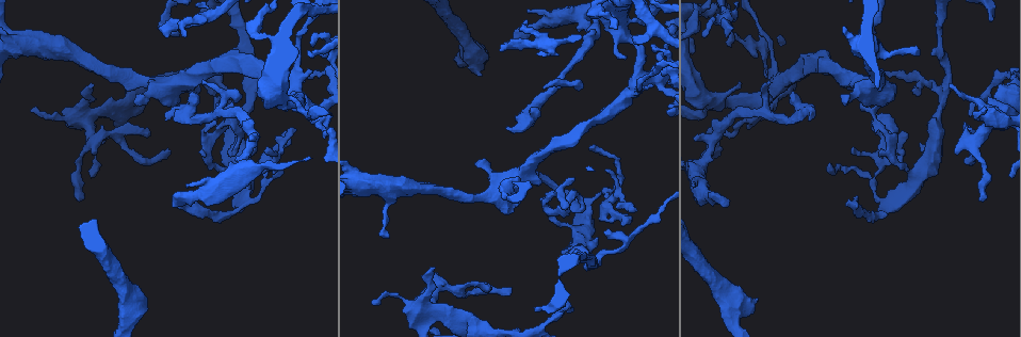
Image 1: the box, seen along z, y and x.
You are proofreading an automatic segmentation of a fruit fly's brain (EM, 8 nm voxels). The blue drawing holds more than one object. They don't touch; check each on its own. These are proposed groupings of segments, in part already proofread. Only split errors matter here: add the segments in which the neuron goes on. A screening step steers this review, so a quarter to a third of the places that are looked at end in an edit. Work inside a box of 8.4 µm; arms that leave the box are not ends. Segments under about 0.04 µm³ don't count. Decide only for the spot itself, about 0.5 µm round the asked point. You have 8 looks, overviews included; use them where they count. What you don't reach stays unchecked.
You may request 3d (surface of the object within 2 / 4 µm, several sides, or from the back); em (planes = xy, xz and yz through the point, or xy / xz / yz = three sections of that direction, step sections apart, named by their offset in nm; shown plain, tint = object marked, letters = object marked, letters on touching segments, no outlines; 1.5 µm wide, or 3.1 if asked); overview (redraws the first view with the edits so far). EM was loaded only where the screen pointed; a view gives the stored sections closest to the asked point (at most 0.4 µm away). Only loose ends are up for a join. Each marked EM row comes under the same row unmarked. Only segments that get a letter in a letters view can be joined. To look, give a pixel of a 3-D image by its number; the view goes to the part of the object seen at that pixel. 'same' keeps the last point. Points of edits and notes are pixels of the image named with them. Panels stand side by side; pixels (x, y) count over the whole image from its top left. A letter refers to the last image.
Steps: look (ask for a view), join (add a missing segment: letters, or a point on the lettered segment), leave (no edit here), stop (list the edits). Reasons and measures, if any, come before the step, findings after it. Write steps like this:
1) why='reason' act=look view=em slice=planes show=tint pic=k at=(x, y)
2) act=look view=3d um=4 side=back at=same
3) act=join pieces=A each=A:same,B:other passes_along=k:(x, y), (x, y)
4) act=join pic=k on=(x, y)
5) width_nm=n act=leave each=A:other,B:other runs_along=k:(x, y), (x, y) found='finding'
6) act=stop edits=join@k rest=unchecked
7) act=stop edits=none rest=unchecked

why='tapers out' act=look view=3d um=4 side=back pic=1 at=(634, 208)

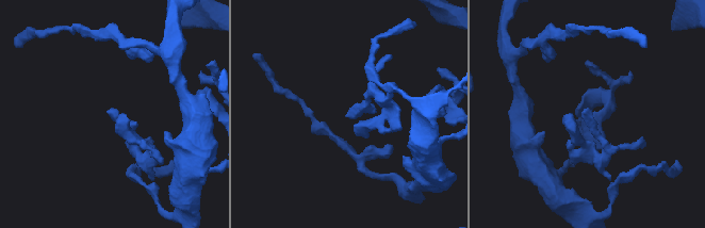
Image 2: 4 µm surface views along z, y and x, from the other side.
act=look view=em slice=xz step=8 show=tint pic=2 at=(350, 112)

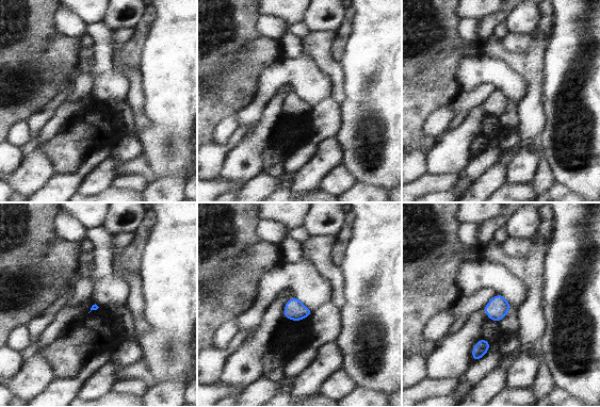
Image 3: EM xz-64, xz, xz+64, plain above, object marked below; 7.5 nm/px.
why='another direction' act=look view=em slice=planes show=letters at=same

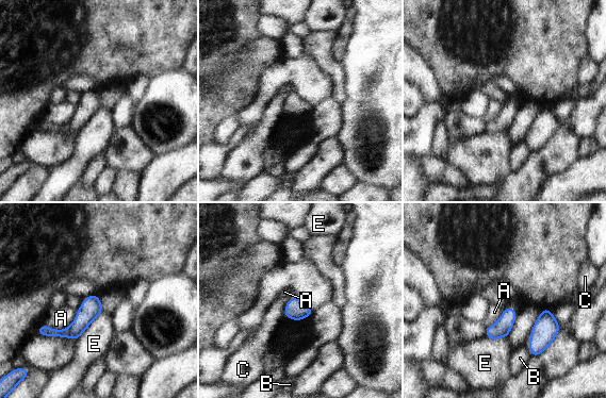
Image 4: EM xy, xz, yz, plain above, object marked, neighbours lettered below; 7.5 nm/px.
longest_contact=A:300nm act=leave each=A:other,B:other,C:other,E:other border=4:(102, 312), (77, 340) found='none of them fits'

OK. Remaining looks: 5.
act=look view=em slice=planes show=letters pic=1 at=(387, 238)

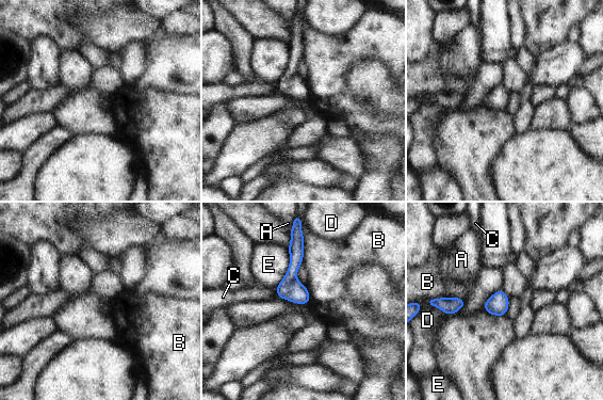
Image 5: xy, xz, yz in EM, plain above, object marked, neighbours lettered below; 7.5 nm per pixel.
act=leave each=A:other,B:other,C:other,D:other,E:other runs_along=5:(300, 240), (292, 287), (306, 301) found='none of them fits'

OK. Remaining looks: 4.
why='branch stops here' act=look view=3d um=4 pic=1 at=(32, 111)

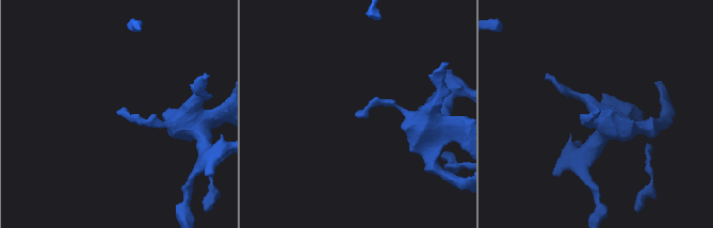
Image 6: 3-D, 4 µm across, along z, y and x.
why='shape alone is not enough' act=look view=em slice=xy step=4 show=tint pic=6 at=(117, 112)

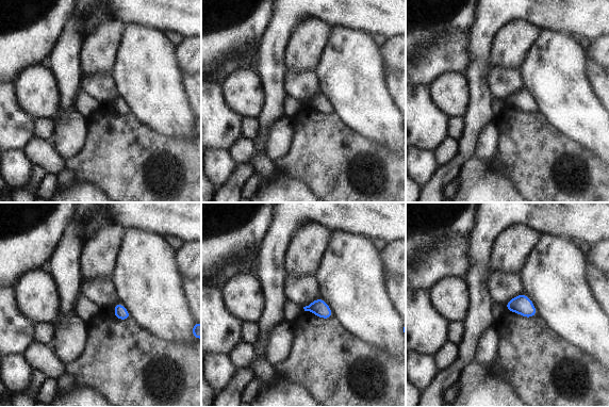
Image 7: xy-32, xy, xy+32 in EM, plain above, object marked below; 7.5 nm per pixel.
act=look view=em slice=planes show=letters at=same

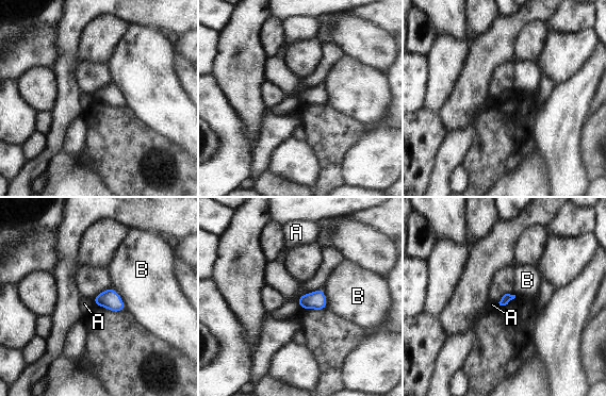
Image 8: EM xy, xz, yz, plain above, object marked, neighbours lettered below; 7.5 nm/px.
act=leave each=A:other,B:other border=8:(92, 299), (95, 303) found='none of them fits'

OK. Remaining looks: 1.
act=stop edits=none rest=unchecked

